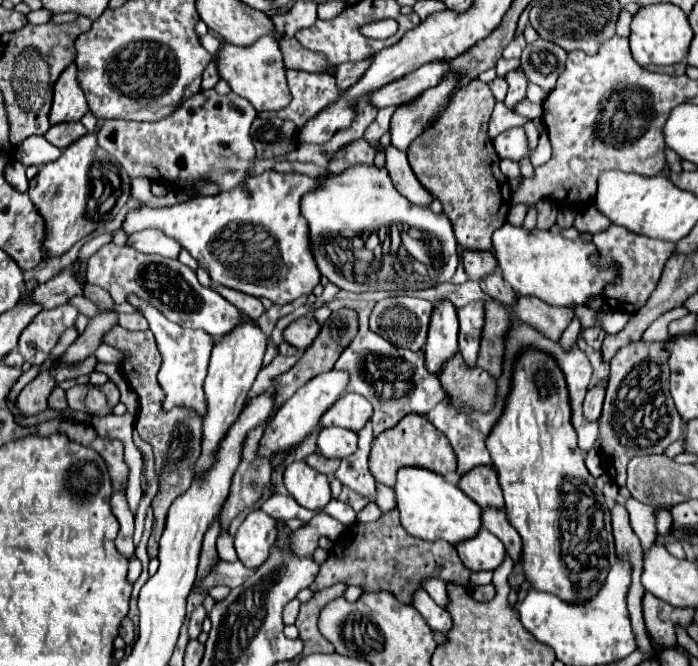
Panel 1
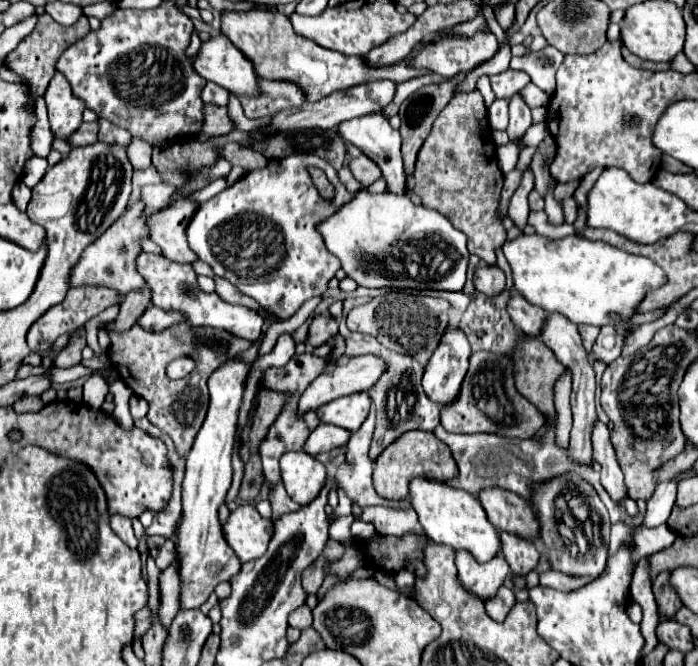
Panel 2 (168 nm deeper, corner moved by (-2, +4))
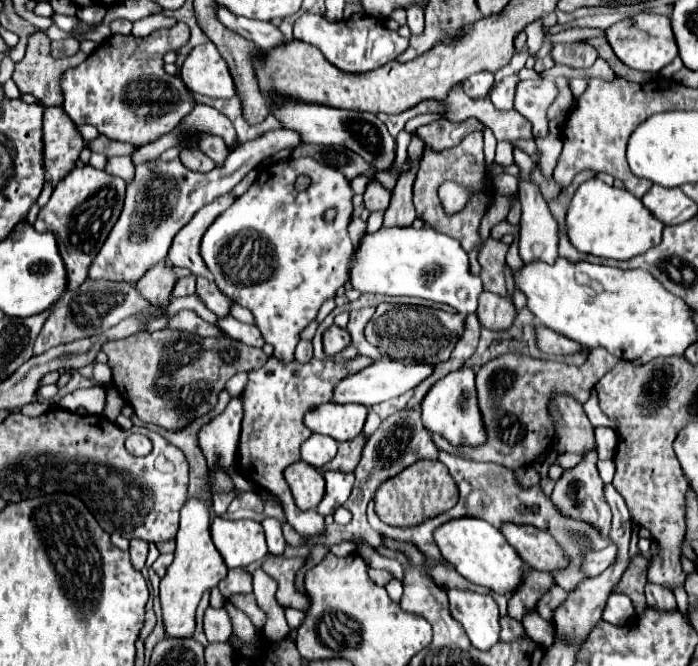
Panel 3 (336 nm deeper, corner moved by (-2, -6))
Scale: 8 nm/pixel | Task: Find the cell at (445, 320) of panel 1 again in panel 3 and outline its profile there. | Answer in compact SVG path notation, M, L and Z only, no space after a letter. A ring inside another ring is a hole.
M461 366L459 370L453 370L445 378L437 380L433 384L433 388L425 394L425 398L421 402L421 412L423 412L425 428L445 436L453 446L461 446L461 444L477 446L477 444L485 442L483 420L481 420L479 406L477 406L473 368Z

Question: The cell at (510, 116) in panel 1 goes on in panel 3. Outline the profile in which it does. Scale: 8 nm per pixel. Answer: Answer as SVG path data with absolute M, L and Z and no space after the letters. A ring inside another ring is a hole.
M498 142L494 161L503 166L509 166L514 163L513 146L510 142Z

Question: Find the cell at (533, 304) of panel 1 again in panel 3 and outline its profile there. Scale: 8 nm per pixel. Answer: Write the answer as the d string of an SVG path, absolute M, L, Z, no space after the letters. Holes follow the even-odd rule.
M597 448L587 450L587 454L581 454L581 462L563 472L563 476L555 484L551 498L553 498L555 506L559 510L563 510L563 514L569 514L573 518L579 518L579 520L585 520L585 522L597 526L603 536L609 534L611 510L603 498L603 480L599 478L599 472L597 472Z

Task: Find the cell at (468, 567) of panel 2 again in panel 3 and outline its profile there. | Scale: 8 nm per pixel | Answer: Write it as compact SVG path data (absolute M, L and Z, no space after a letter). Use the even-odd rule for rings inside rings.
M453 588L449 590L449 606L475 648L489 650L499 640L499 608L493 596Z

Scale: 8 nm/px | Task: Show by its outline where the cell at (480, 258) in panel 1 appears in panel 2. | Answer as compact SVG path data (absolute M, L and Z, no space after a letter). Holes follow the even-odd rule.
M477 268L475 276L473 276L473 284L475 290L485 294L485 296L497 296L505 290L505 274L501 268Z

